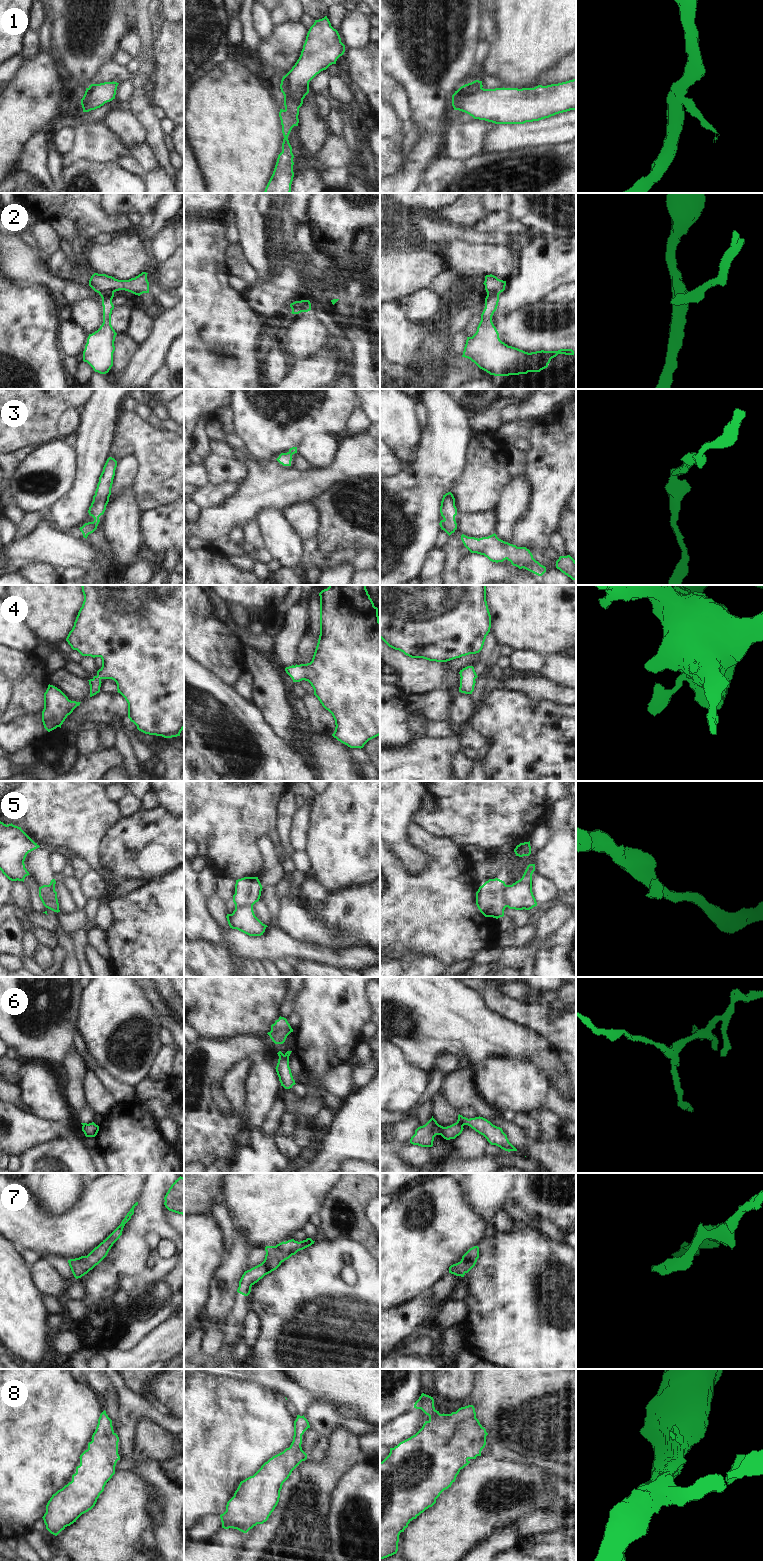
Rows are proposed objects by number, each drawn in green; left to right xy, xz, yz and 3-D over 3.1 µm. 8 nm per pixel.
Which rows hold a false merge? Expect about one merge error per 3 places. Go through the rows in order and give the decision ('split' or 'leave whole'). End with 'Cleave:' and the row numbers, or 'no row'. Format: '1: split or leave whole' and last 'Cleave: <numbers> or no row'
1: split
2: split
3: leave whole
4: leave whole
5: split
6: split
7: leave whole
8: leave whole
Cleave: 1, 2, 5, 6

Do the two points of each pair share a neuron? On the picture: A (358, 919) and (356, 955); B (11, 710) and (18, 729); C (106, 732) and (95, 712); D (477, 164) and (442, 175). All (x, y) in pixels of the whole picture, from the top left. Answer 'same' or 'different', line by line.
A: different
B: different
C: different
D: same

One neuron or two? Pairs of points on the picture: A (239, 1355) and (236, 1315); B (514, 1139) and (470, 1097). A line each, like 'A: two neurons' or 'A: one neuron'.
A: two neurons
B: one neuron

